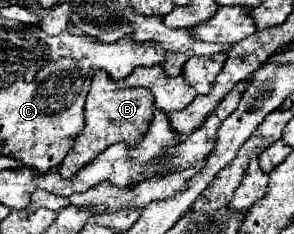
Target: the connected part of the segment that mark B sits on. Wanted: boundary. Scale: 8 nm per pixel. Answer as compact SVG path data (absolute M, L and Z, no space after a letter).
M95 71L91 89L87 93L85 101L85 127L83 131L73 139L73 147L63 159L63 163L57 167L59 175L63 179L75 177L85 165L89 165L99 153L103 153L113 143L127 143L135 145L139 143L145 133L149 131L149 123L153 119L153 99L151 93L147 93L141 87L117 87L115 81L109 79L105 71Z

